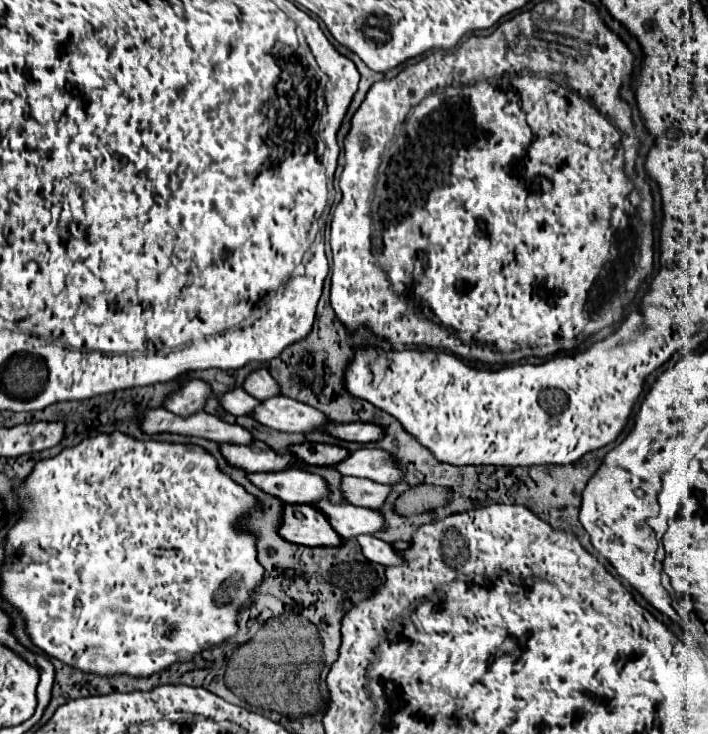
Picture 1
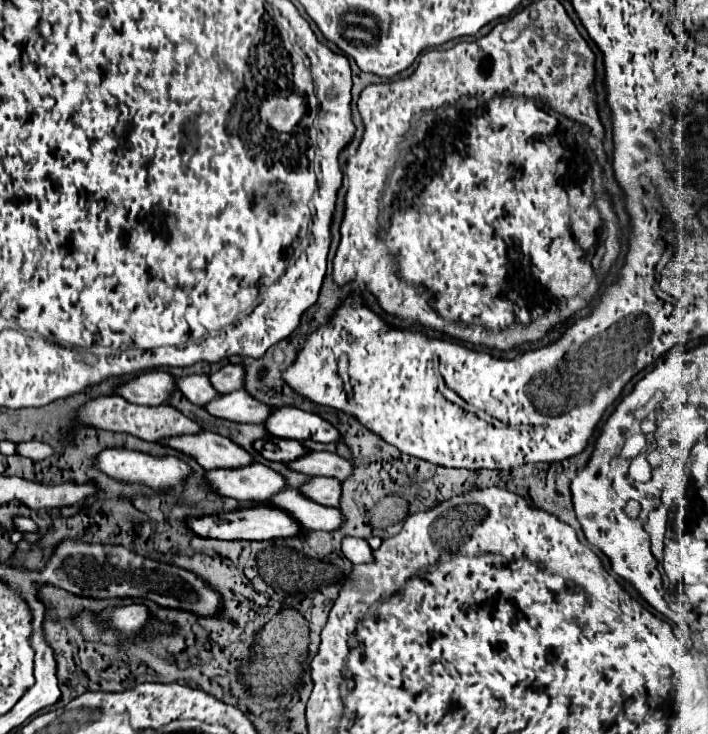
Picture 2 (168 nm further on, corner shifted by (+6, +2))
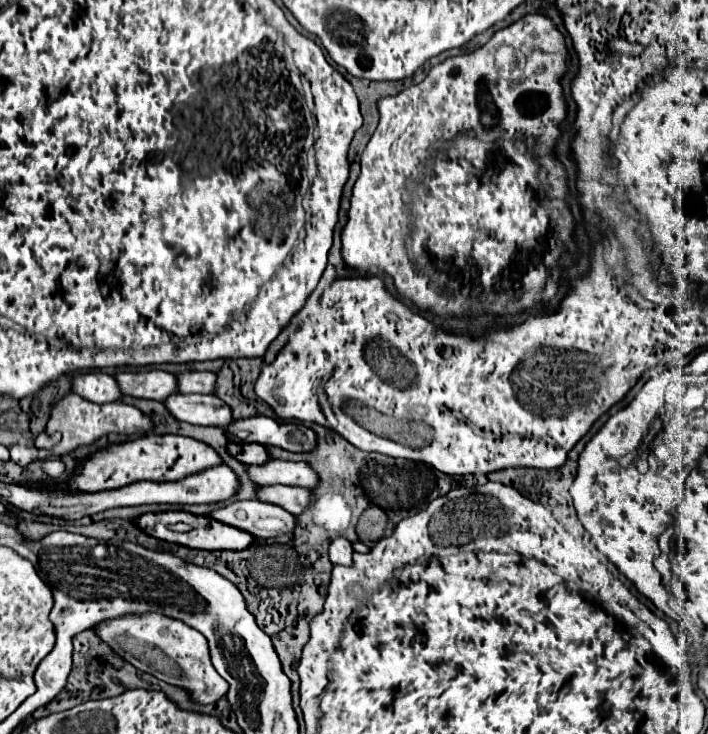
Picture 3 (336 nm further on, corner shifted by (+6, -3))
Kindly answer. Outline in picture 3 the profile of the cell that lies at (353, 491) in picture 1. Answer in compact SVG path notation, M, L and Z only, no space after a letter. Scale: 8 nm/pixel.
M271 485L271 487L261 487L257 493L257 499L275 503L295 515L301 515L311 503L311 489L289 487L289 485Z

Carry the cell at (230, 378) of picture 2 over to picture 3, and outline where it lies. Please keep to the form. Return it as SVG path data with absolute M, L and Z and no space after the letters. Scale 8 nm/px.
M183 373L177 379L181 393L211 393L217 389L215 373Z

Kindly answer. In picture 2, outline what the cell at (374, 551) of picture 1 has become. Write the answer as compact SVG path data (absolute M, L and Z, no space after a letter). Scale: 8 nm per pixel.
M347 536L343 538L341 542L341 552L345 554L345 558L353 564L365 564L365 562L371 562L373 560L373 554L371 554L371 548L367 544L367 540L363 538L353 538L353 536Z

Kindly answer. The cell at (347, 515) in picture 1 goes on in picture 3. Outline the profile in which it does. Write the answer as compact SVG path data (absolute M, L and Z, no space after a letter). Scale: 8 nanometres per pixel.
M259 499L233 501L223 509L211 513L213 519L239 527L259 539L287 535L297 527L297 517L279 505L265 503Z

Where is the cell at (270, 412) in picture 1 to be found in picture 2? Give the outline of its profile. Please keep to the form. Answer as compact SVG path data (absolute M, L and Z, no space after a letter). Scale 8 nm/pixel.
M245 390L223 394L215 398L215 402L207 402L207 406L203 408L215 418L231 422L249 422L249 424L263 424L271 412L269 406L251 398Z

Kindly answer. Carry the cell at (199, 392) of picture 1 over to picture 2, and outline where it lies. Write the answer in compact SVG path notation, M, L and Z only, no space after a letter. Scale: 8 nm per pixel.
M147 372L121 386L113 388L113 394L125 398L131 404L159 406L165 404L169 394L175 390L173 376L167 372Z

